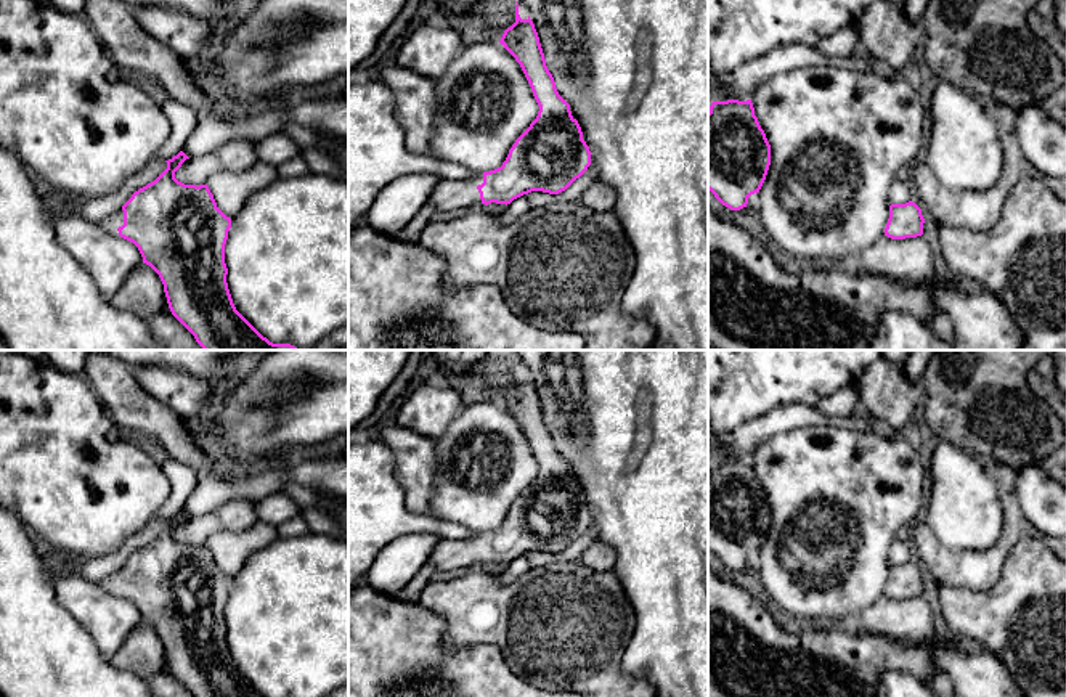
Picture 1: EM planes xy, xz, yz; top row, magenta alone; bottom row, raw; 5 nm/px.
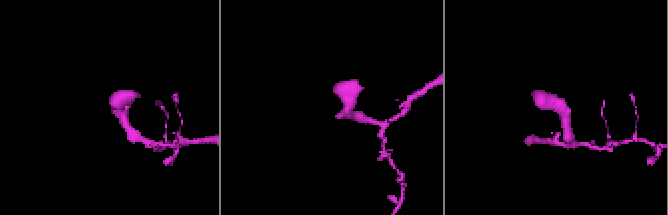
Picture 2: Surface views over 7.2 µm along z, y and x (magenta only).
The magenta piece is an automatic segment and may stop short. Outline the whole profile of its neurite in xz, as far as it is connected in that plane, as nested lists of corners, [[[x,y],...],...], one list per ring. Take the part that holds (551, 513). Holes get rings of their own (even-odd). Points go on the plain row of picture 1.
[[[519,363],[515,366],[515,382],[507,387],[499,403],[520,424],[533,456],[539,466],[536,479],[515,499],[501,527],[490,532],[472,532],[469,538],[441,538],[433,548],[427,564],[433,570],[454,570],[472,564],[511,564],[514,559],[531,551],[559,554],[580,538],[591,525],[591,511],[583,499],[578,480],[572,475],[570,464],[559,454],[552,434],[549,432],[538,392],[530,376],[522,379]]]

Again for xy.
[[[180,511],[172,519],[165,520],[167,528],[151,543],[140,548],[132,557],[116,572],[95,581],[108,593],[120,596],[133,602],[143,623],[149,625],[161,638],[172,675],[194,697],[263,697],[234,666],[226,634],[225,604],[231,588],[231,578],[218,567],[207,544],[185,544],[175,538],[175,532],[189,519]]]

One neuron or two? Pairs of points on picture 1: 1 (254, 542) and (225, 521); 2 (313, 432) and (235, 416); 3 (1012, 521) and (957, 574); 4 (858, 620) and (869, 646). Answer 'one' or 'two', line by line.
1: two
2: one
3: one
4: two

